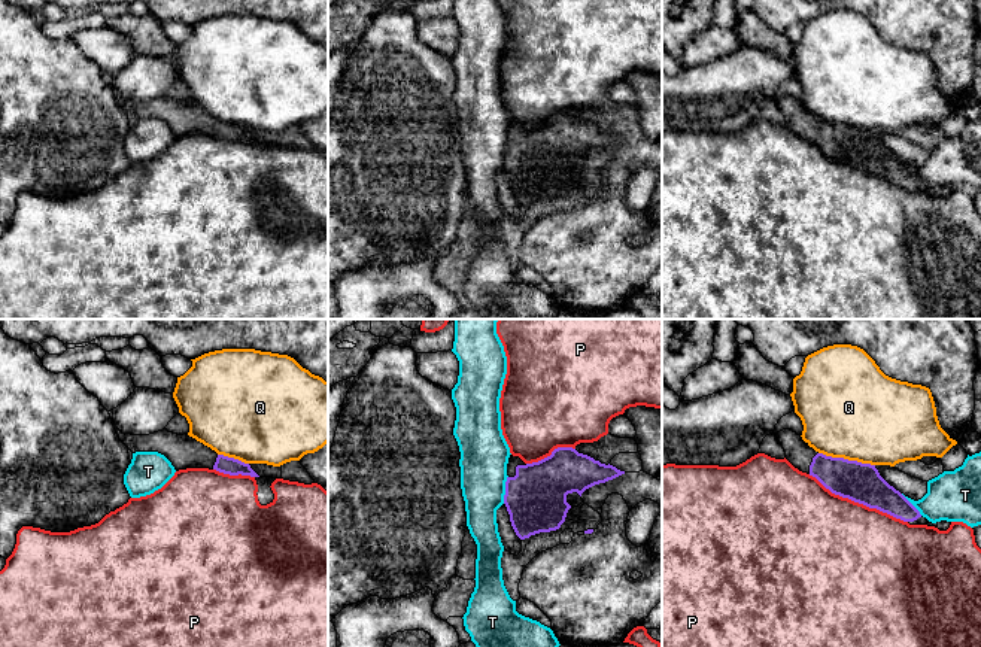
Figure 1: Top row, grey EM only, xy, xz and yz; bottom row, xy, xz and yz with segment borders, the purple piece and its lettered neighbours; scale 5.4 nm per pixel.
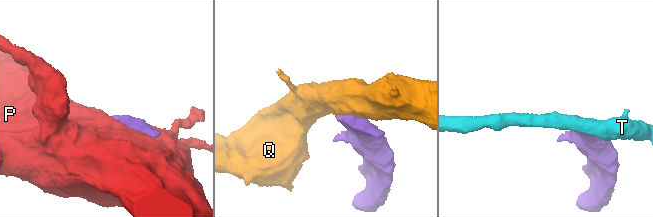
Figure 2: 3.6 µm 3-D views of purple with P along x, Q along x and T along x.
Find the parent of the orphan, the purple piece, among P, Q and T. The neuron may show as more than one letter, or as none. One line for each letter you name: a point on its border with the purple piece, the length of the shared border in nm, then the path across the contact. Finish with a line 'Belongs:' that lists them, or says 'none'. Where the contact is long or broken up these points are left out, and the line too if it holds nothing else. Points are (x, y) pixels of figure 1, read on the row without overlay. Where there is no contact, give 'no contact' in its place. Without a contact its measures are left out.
Belongs: none

